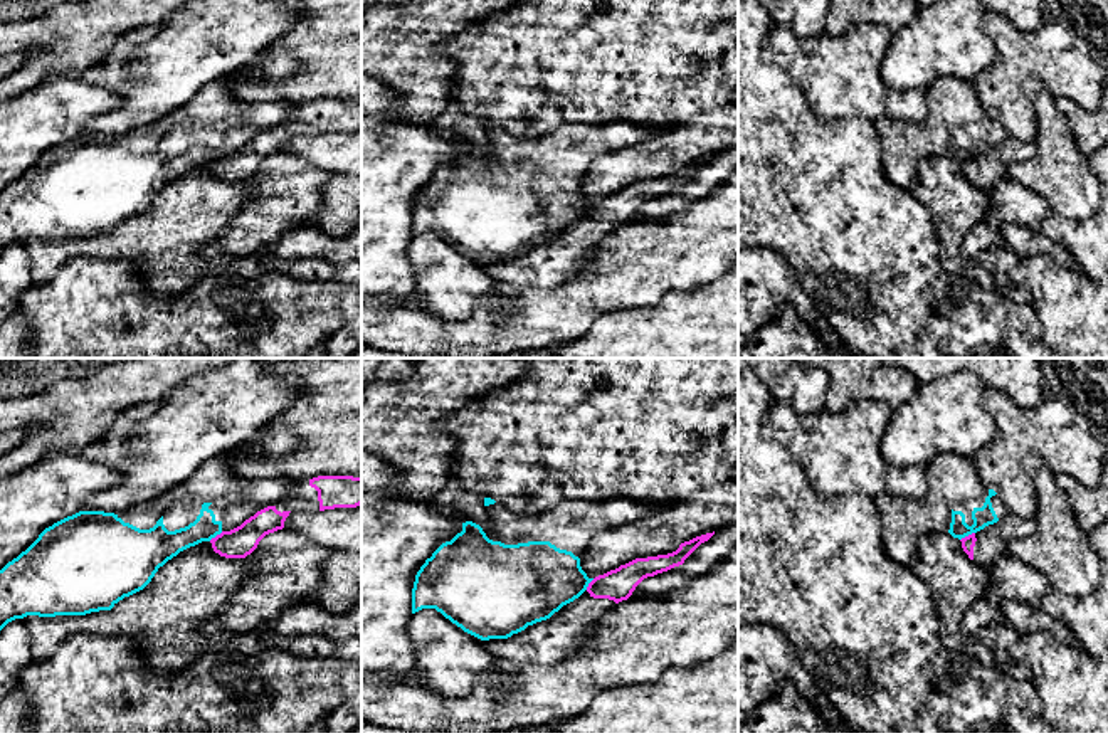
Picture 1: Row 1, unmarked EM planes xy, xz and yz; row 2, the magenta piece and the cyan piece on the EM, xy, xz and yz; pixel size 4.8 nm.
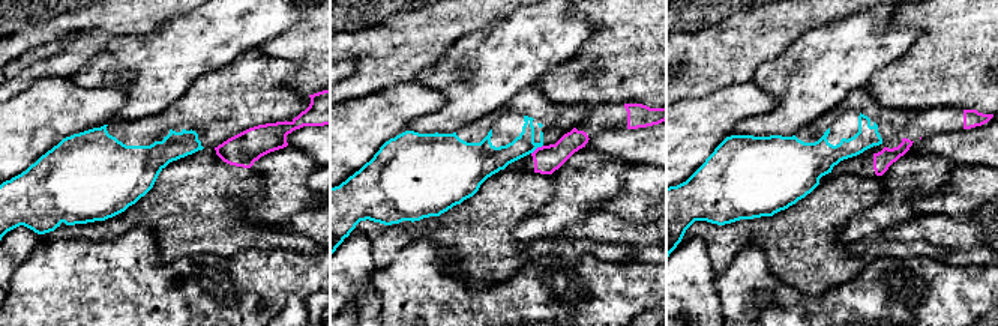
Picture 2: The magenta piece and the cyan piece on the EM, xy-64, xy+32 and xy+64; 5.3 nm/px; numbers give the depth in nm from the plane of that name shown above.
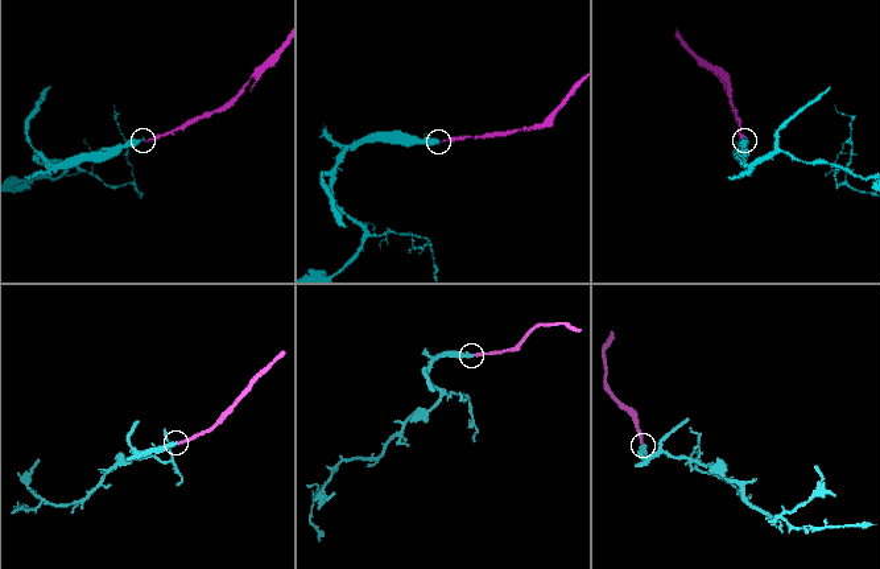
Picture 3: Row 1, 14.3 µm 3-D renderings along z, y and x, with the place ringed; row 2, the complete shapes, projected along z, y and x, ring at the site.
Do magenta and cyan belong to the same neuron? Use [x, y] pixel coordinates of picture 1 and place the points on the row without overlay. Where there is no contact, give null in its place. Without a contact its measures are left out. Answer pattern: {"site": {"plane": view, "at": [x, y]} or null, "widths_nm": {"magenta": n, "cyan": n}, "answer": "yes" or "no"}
{"site": {"plane": "yz", "at": [969, 158]}, "widths_nm": {"magenta": 60, "cyan": 100}, "answer": "no"}

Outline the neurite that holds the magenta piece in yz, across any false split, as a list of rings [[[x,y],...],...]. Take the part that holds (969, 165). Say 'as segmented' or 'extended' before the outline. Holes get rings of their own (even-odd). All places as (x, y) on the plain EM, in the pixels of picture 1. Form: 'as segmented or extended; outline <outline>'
extended; outline [[[1007,136],[997,146],[962,161],[962,171],[982,192],[990,192],[1000,180],[1007,178],[1007,166],[1031,160],[1036,153],[1034,141]]]

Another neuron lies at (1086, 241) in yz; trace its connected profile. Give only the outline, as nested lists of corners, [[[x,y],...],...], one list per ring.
[[[1108,145],[1086,155],[1084,160],[1100,182],[1100,208],[1083,220],[1051,212],[1042,220],[1041,230],[1053,244],[1063,245],[1083,272],[1103,279],[1108,274]]]

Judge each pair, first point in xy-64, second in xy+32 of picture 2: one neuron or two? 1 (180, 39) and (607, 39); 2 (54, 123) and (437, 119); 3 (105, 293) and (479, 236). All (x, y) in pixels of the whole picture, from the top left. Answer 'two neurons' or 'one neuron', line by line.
1: two neurons
2: two neurons
3: two neurons

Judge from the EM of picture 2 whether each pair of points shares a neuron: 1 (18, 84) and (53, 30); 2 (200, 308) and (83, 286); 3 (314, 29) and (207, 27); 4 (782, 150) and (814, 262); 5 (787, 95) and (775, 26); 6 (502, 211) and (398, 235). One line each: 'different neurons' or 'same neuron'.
1: same neuron
2: same neuron
3: different neurons
4: different neurons
5: different neurons
6: same neuron

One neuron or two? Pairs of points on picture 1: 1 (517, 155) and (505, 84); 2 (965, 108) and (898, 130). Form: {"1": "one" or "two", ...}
{"1": "two", "2": "one"}

